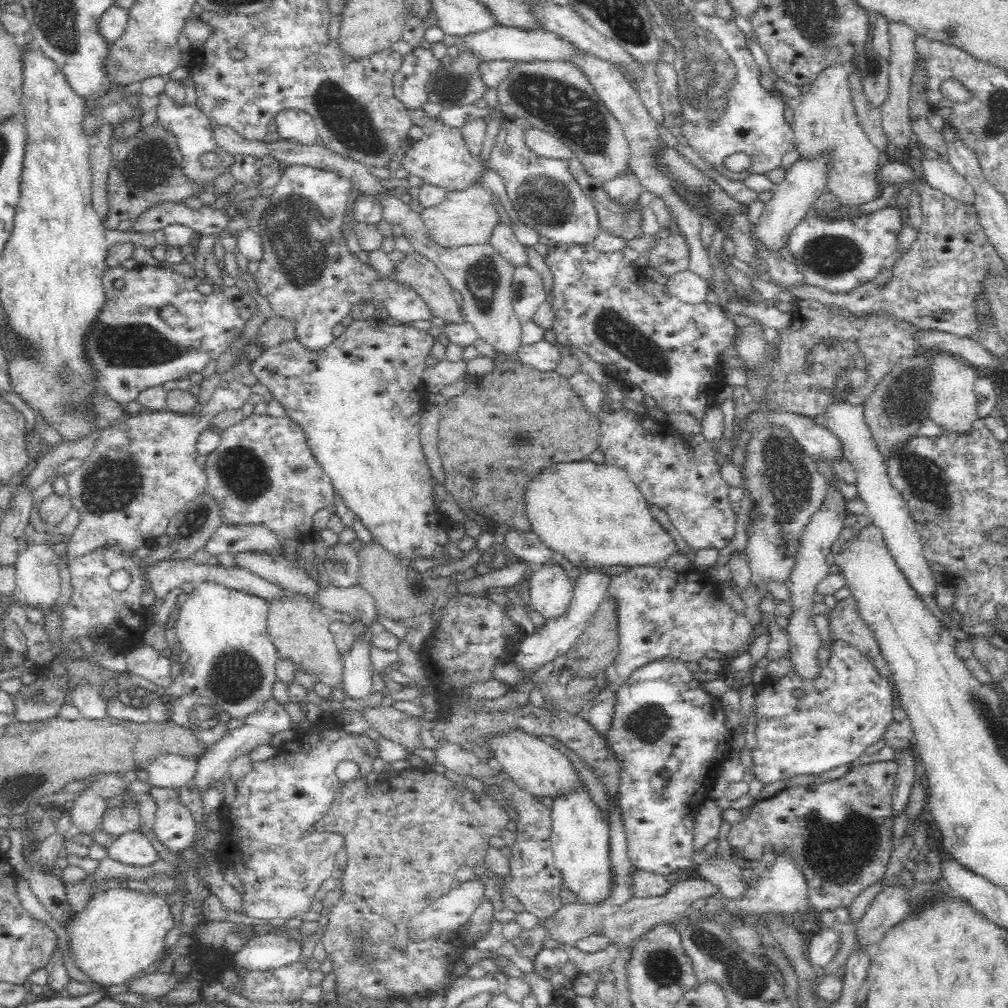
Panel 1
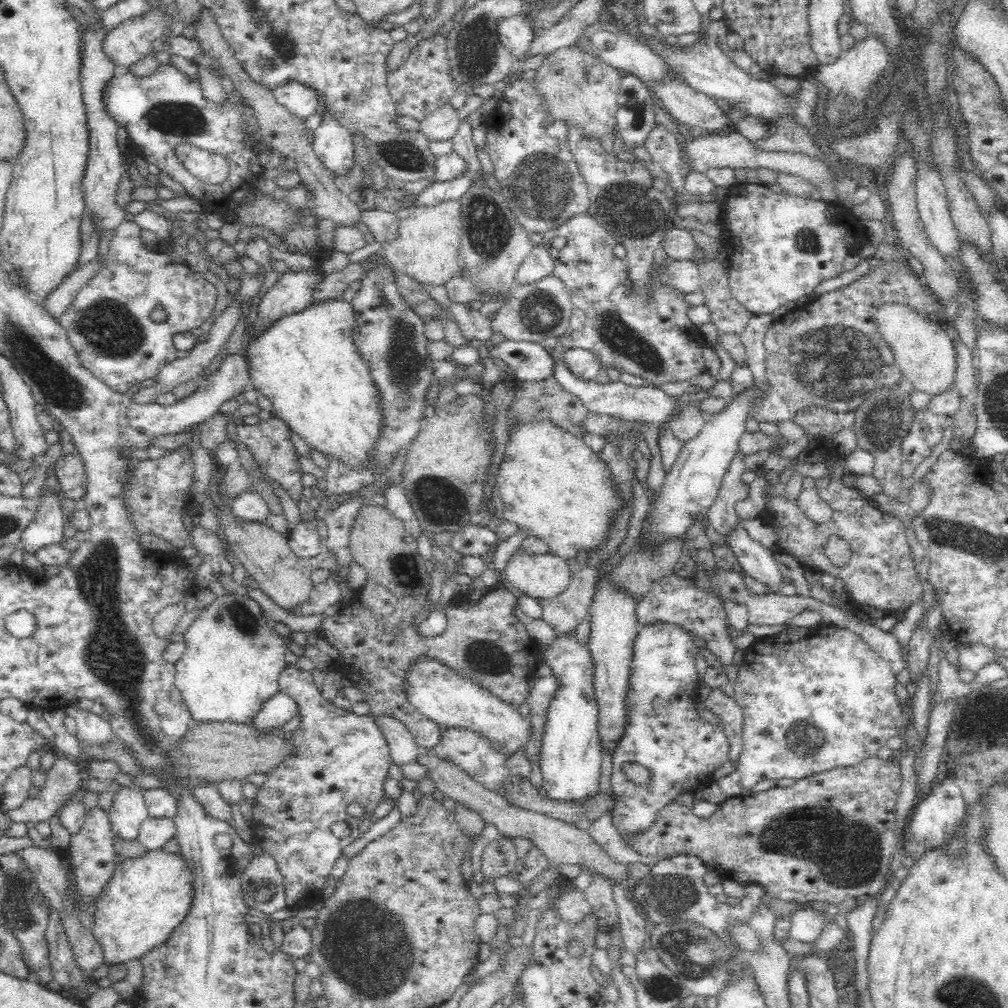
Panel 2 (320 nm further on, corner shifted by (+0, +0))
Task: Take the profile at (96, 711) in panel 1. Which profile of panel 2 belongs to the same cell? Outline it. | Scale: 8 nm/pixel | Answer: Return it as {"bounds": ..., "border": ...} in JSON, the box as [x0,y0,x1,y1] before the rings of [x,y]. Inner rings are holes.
{"bounds":[63,703,114,743],"border":[[[75,703],[64,706],[63,711],[75,718],[75,730],[78,740],[84,743],[103,743],[114,740],[111,723],[91,709],[82,710]]]}

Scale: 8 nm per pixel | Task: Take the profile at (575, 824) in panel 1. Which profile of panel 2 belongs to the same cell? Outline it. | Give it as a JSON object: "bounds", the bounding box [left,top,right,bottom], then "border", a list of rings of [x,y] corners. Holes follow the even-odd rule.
{"bounds":[540,635,602,806],"border":[[[557,635],[556,640],[548,647],[540,647],[542,655],[541,663],[545,663],[552,669],[553,675],[558,676],[563,683],[562,689],[557,693],[546,716],[546,730],[542,738],[541,772],[544,775],[542,791],[548,798],[562,803],[575,803],[582,806],[590,800],[594,800],[601,792],[600,768],[602,758],[602,746],[600,744],[599,732],[597,731],[598,709],[594,698],[594,664],[587,646],[583,646],[576,640],[575,636]]]}

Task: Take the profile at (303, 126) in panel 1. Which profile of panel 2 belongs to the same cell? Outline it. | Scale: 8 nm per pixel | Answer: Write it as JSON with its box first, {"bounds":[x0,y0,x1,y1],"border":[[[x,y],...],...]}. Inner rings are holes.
{"bounds":[273,82,321,122],"border":[[[299,82],[278,87],[273,90],[273,95],[291,115],[297,116],[302,122],[308,120],[308,116],[312,116],[321,106],[316,92]]]}

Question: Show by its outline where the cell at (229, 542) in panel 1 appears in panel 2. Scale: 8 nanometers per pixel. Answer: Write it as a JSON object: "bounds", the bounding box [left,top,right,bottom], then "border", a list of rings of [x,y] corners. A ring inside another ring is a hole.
{"bounds":[230,489,271,524],"border":[[[250,489],[236,496],[230,504],[230,509],[234,518],[239,518],[240,522],[246,524],[267,524],[266,520],[271,514],[264,499]]]}

